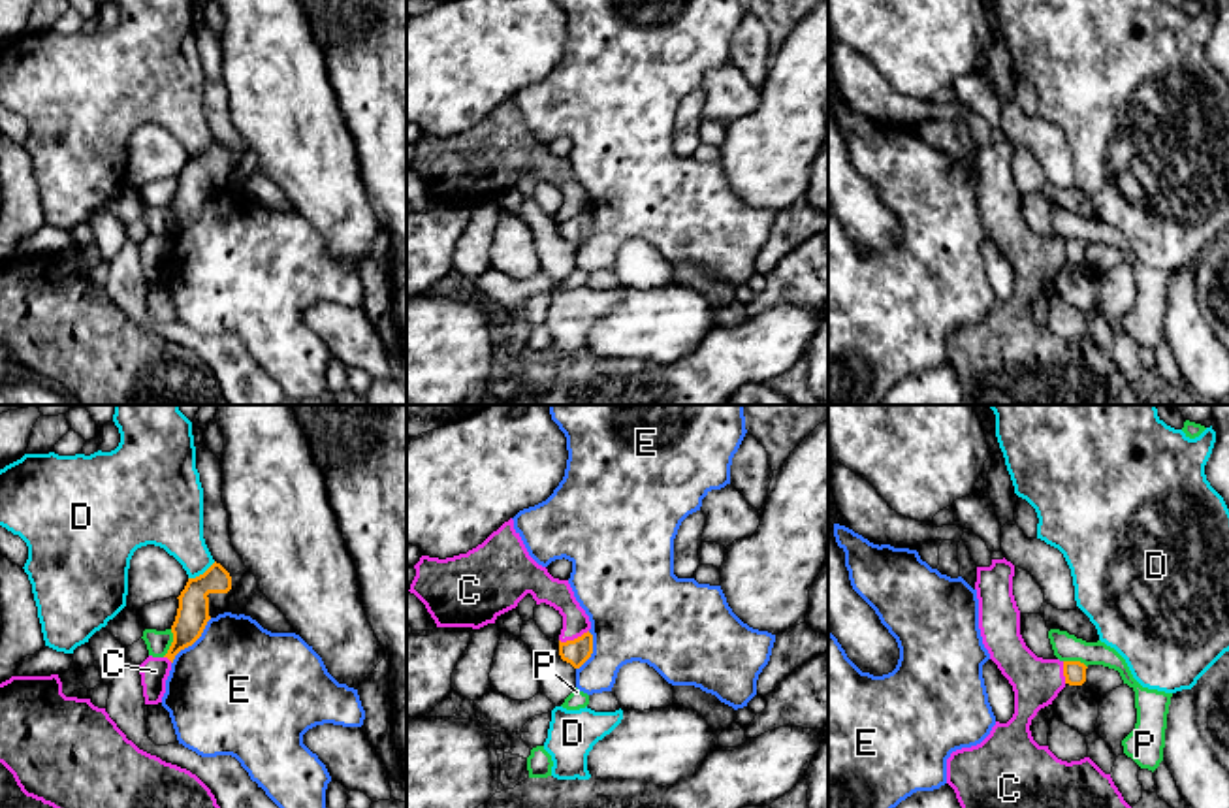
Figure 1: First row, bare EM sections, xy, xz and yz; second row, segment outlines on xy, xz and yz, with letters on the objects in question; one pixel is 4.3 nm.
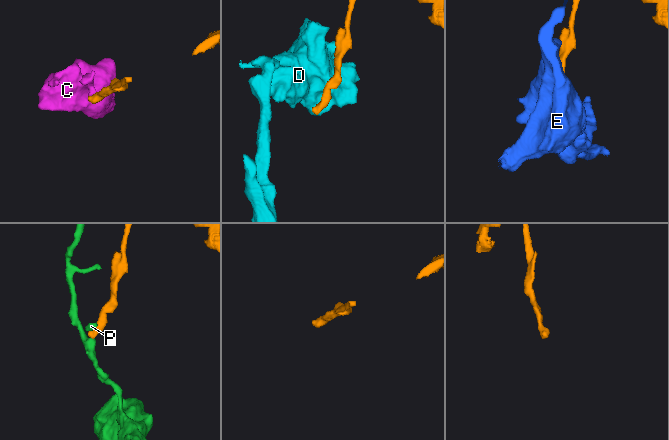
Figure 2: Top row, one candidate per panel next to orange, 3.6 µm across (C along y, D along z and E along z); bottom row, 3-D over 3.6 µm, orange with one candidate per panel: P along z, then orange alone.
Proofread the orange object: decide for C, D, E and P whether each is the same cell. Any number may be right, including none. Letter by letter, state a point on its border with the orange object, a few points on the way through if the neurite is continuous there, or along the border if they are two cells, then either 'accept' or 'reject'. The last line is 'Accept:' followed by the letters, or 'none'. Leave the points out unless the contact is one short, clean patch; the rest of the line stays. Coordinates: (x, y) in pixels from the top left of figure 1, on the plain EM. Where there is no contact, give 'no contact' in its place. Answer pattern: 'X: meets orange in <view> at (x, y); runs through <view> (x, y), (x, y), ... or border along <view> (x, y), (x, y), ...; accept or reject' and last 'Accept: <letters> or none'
C: meets orange in xz at (574, 217); border along xz (588, 208), (573, 217), (559, 219); reject
D: meets orange in xy at (204, 151); border along xy (215, 140), (189, 157); reject
E: meets orange in xy at (192, 221); reject
P: meets orange in xy at (172, 221); reject
Accept: none

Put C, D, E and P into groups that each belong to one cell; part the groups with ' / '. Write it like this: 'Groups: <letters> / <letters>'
Groups: C / D / E / P

